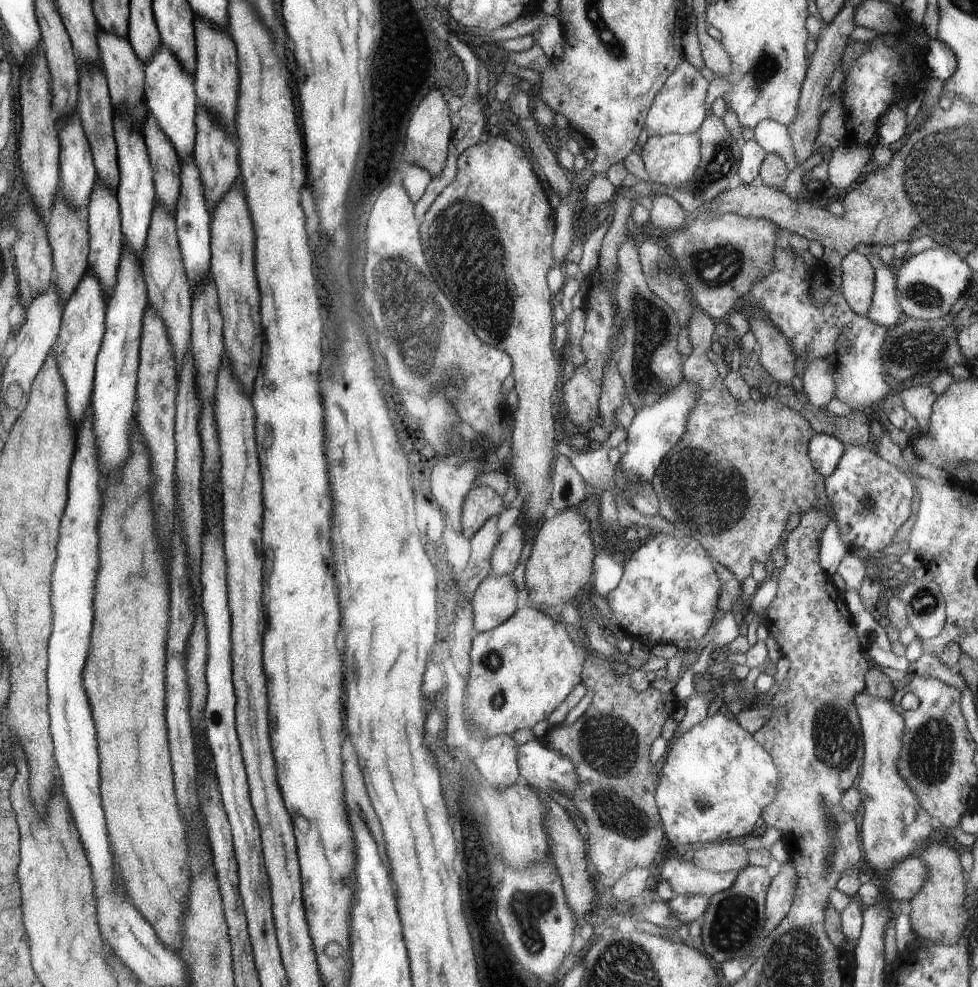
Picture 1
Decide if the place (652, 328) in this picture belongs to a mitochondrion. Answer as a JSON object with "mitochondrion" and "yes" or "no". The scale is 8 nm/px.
{"mitochondrion":"yes"}

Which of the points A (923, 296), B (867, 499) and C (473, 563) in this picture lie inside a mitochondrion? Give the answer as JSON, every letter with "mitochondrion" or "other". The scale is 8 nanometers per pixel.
{"A":"mitochondrion","B":"mitochondrion","C":"other"}

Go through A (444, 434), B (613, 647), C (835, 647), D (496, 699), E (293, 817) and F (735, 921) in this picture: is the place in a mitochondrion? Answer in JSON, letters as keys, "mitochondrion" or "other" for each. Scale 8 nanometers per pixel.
{"A":"mitochondrion","B":"other","C":"other","D":"mitochondrion","E":"other","F":"mitochondrion"}

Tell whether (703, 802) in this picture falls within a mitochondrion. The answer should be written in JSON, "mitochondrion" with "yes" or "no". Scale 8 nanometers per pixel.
{"mitochondrion":"yes"}

